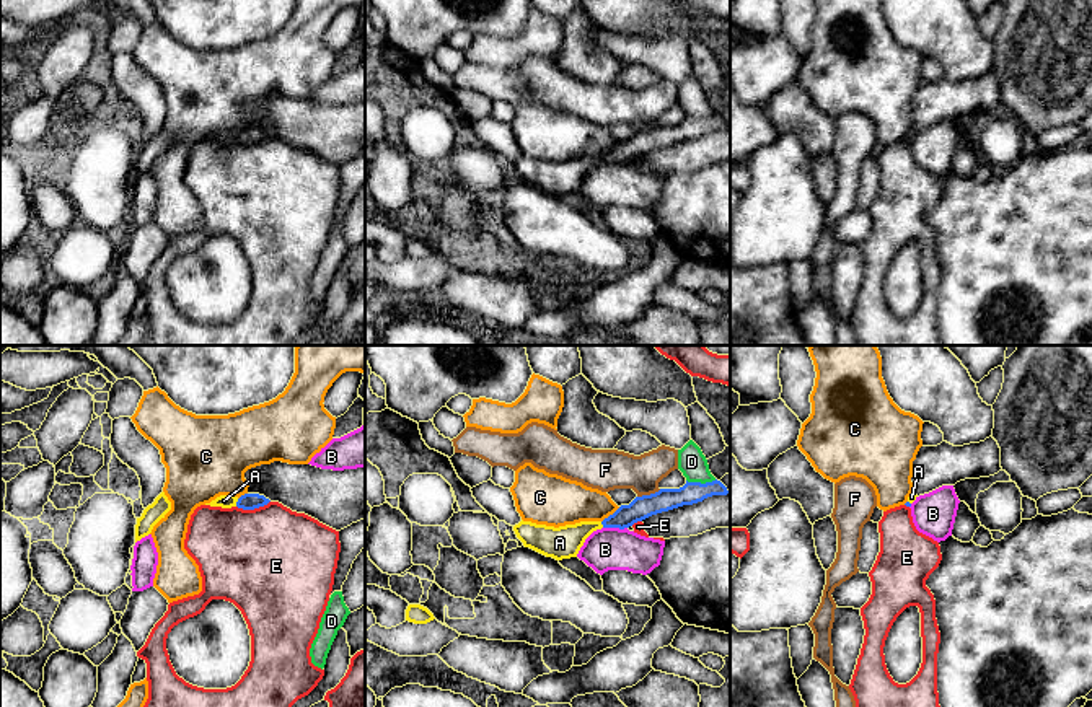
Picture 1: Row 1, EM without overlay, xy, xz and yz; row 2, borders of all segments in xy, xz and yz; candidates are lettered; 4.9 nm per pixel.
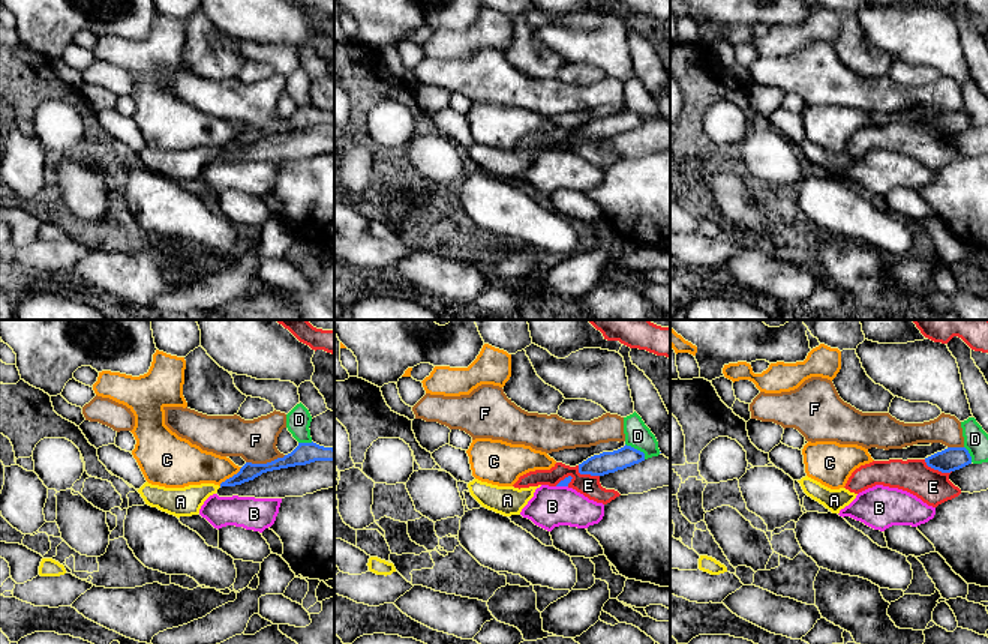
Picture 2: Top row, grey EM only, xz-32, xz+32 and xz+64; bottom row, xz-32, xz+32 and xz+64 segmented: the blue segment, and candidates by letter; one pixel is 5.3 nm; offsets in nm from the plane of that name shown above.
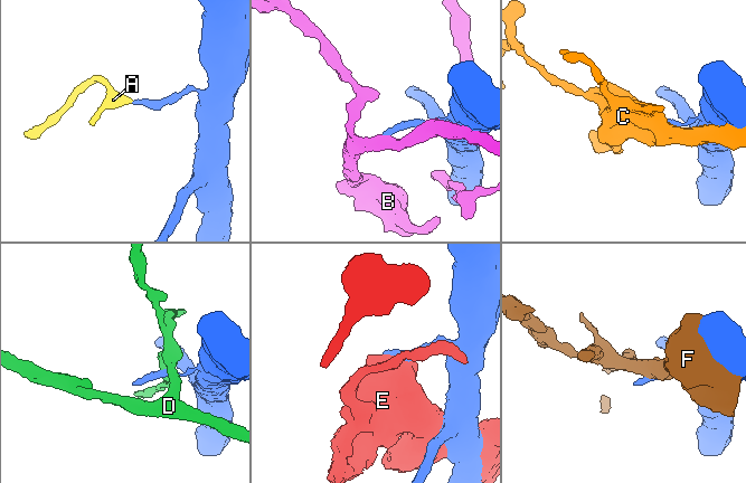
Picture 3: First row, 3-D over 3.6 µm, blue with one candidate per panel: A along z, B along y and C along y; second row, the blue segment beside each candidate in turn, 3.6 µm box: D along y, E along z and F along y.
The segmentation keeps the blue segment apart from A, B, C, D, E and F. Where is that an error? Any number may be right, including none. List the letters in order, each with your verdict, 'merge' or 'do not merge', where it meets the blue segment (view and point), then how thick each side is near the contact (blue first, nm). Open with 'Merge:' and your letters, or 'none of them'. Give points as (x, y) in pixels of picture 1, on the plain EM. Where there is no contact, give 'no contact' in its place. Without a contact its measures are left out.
Merge: A
A: merge; meets blue in xy at (237, 137); 80 nm thick on the blue side, 60 nm on the other
B: do not merge; meets blue in xz at (615, 162); 110 nm thick on the blue side, 220 nm on the other
C: do not merge; meets blue in xz at (610, 150); 110 nm thick on the blue side, 220 nm on the other
D: do not merge; meets blue in xz at (700, 118); 110 nm thick on the blue side, 140 nm on the other
E: do not merge; meets blue in xy at (253, 144); 80 nm thick on the blue side, 500 nm on the other
F: do not merge; meets blue in xz at (651, 129); 110 nm thick on the blue side, 200 nm on the other

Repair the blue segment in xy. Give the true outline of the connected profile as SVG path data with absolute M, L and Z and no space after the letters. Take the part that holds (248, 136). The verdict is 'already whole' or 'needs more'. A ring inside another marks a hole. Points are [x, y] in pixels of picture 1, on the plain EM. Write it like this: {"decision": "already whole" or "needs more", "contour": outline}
{"decision": "needs more", "contour": "M244 129L240 134L235 132L235 130L220 130L215 135L212 135L210 138L205 138L205 140L222 142L222 143L238 142L238 143L243 143L243 145L254 145L254 143L267 140L269 137L271 135L266 134L264 130Z"}

